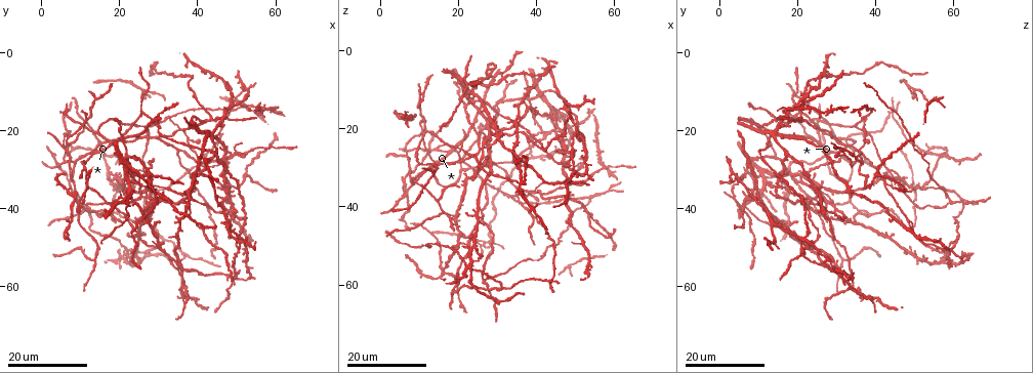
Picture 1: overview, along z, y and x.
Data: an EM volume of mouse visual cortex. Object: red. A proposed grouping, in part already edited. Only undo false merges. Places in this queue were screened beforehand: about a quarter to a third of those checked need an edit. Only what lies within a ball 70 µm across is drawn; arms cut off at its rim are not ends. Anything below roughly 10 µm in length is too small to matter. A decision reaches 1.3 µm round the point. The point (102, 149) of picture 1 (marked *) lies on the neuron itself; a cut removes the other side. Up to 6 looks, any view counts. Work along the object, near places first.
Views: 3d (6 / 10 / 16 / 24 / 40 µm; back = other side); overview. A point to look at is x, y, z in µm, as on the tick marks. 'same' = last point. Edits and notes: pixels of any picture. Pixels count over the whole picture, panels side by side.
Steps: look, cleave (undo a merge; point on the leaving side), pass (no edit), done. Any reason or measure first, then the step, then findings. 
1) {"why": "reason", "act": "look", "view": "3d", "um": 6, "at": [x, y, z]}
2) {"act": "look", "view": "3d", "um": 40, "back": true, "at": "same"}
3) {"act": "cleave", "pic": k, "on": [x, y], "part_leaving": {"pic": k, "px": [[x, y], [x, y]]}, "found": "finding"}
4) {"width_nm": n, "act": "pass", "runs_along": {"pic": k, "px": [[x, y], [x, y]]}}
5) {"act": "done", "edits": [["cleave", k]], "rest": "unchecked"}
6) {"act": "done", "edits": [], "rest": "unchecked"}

{"why": "small branch off a trunk", "act": "look", "view": "3d", "um": 24, "at": [10.0, 38.0, 33.5]}

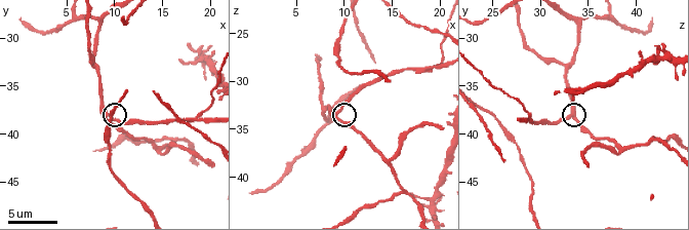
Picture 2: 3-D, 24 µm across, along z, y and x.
{"why": "zoom in", "act": "look", "view": "3d", "um": 6, "at": [9.2, 38.2, 33.2]}

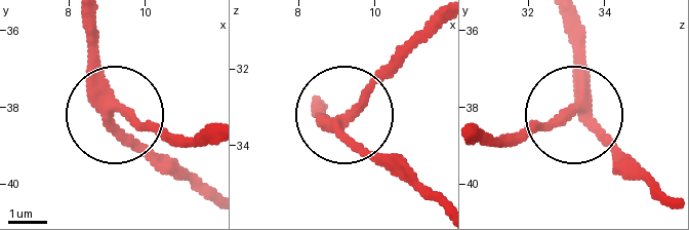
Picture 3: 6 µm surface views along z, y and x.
{"width_nm": 280, "act": "pass", "found": "continuous, no second neuron"}

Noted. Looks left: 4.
{"why": "three arms meet", "act": "look", "view": "3d", "um": 16, "at": [29.5, 22.5, 29.0]}

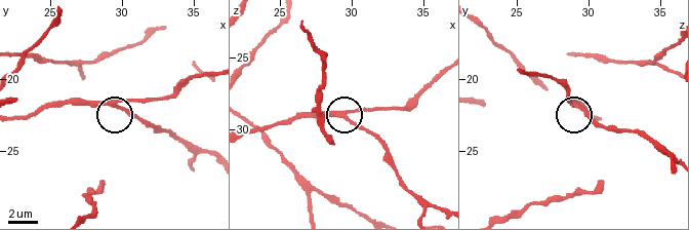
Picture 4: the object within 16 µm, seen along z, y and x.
{"why": "closer look", "act": "look", "view": "3d", "um": 6, "at": [29.8, 22.0, 29.2]}

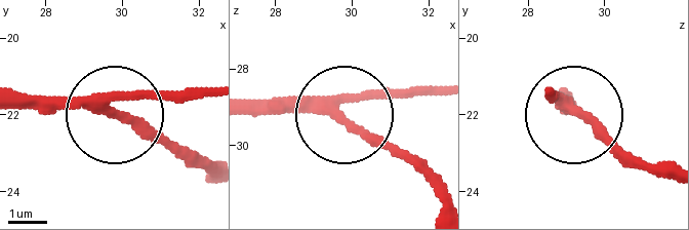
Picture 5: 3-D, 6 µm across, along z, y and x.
{"arms": 3, "act": "pass", "found": "all the same neuron"}

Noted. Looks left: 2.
{"why": "a fork", "act": "look", "view": "3d", "um": 24, "at": [29.5, 17.5, 16.0]}

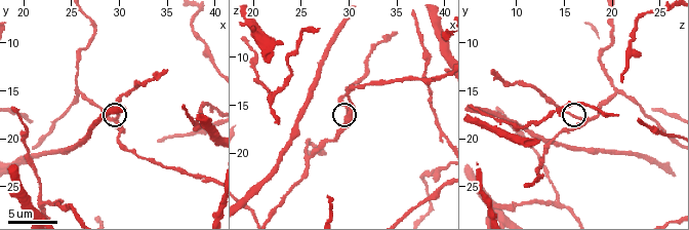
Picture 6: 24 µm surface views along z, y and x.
{"act": "look", "view": "3d", "um": 10, "at": [29.8, 17.8, 16.6]}

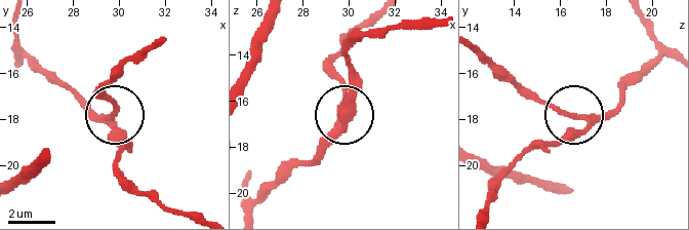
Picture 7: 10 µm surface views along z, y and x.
{"side_arm_um": 14, "arms": 3, "act": "pass", "found": "one neuron here"}

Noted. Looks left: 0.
{"act": "done", "edits": [], "rest": "unchecked"}

